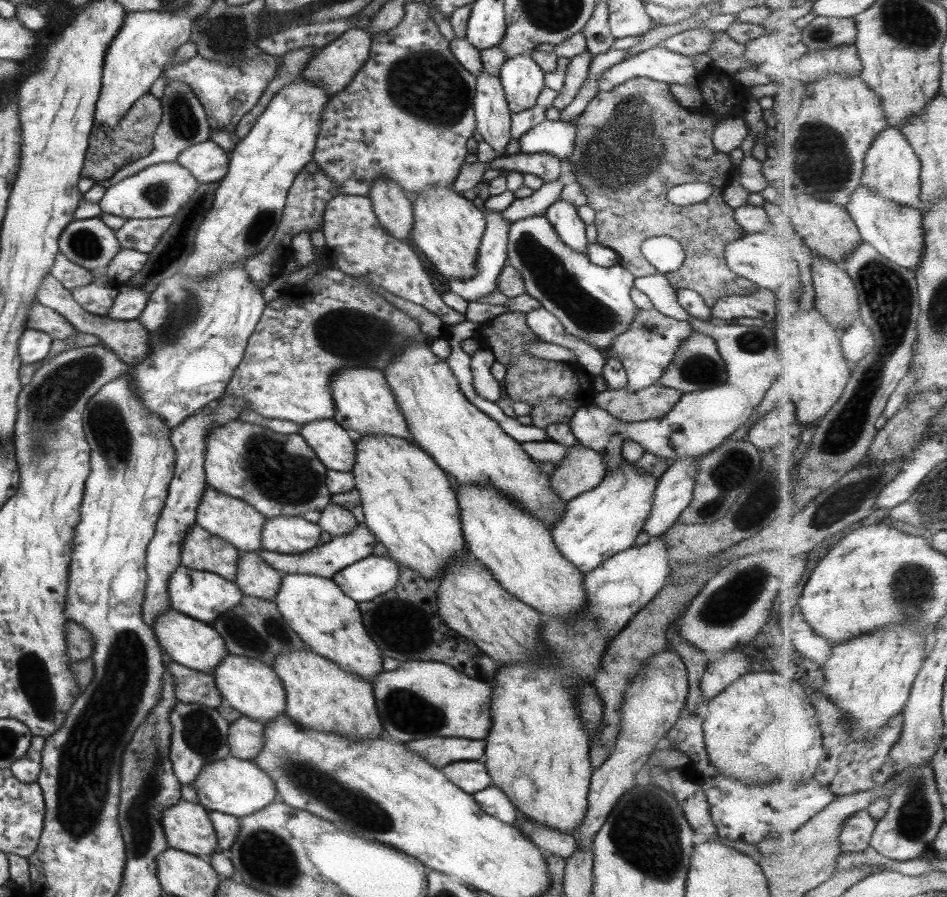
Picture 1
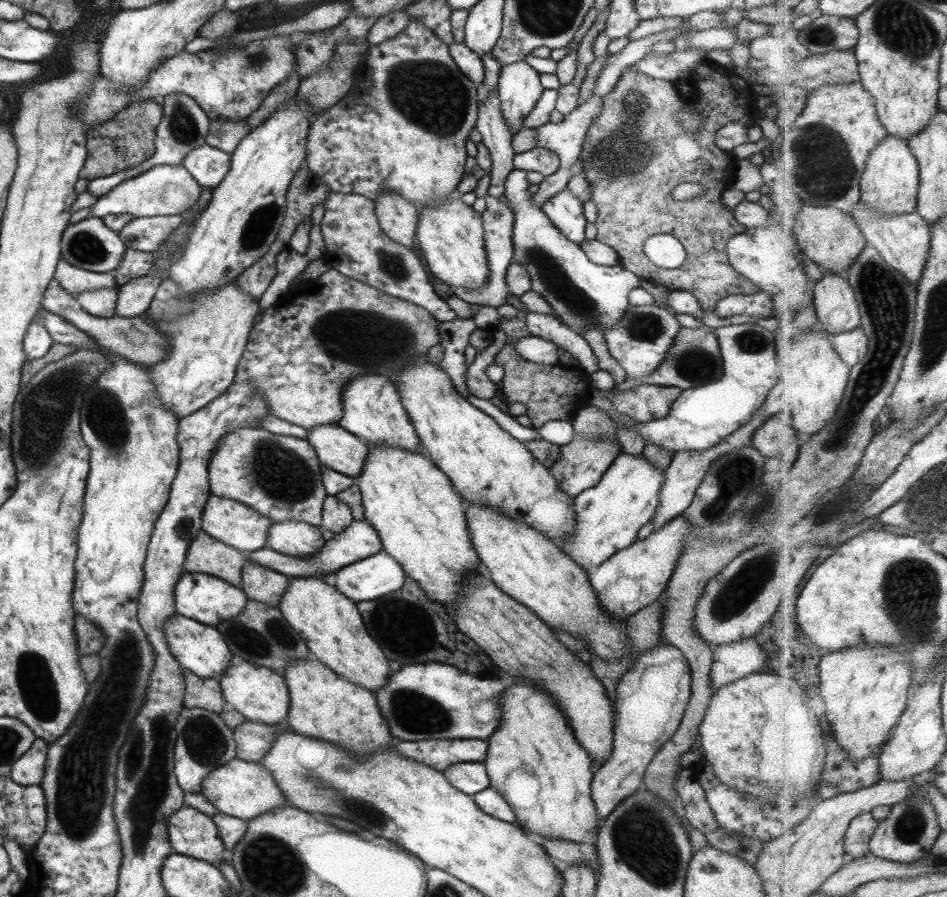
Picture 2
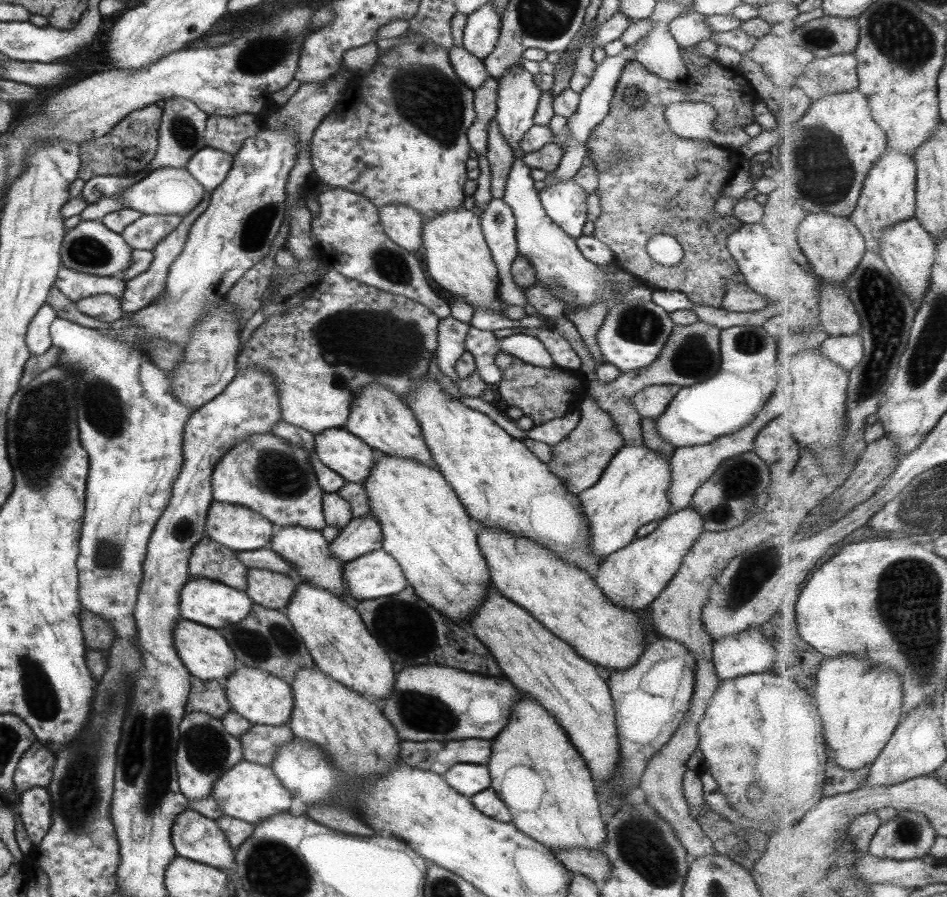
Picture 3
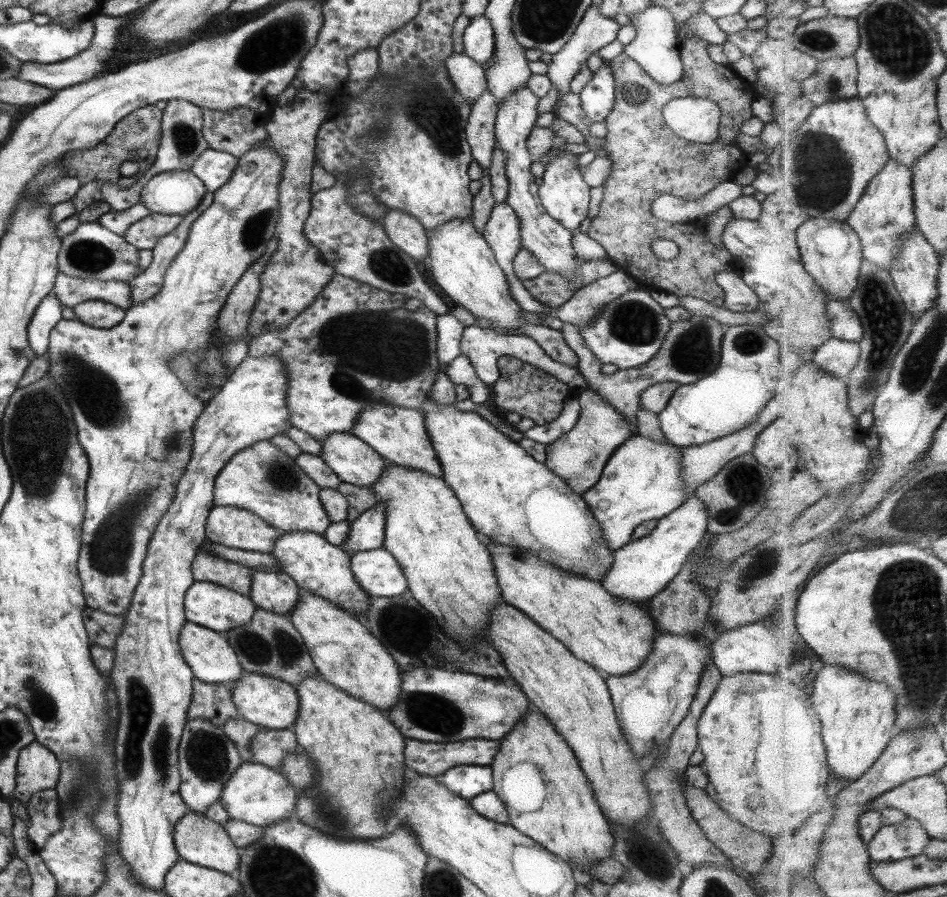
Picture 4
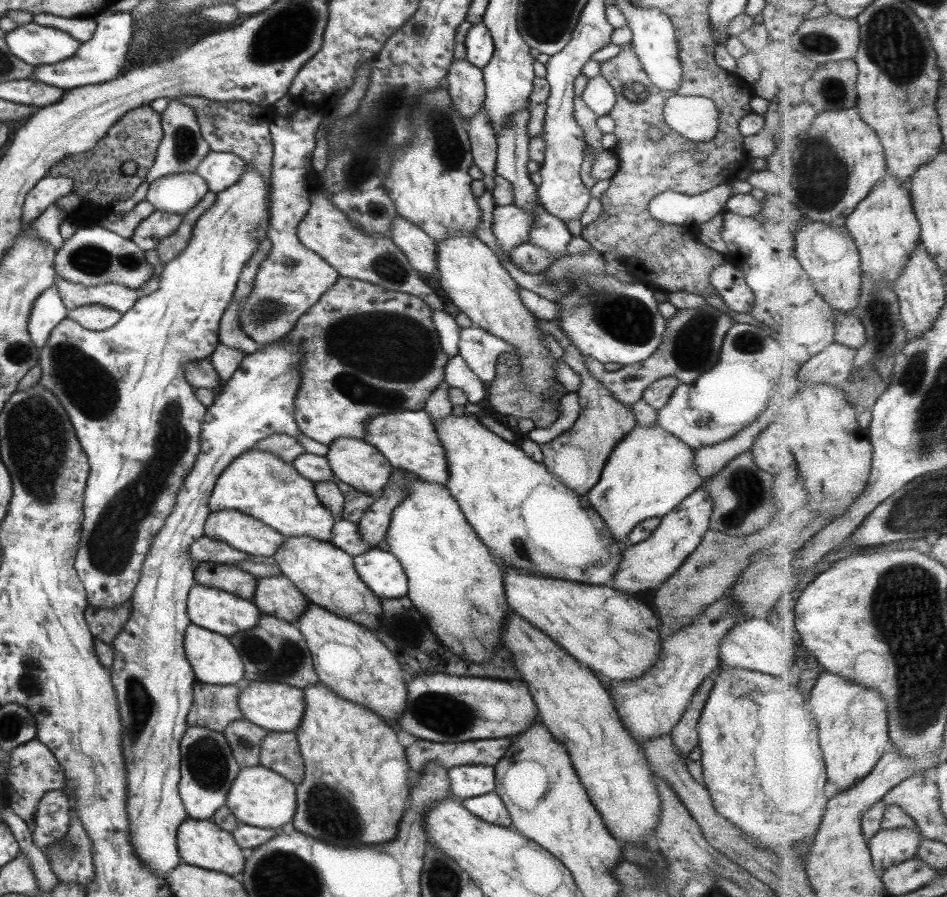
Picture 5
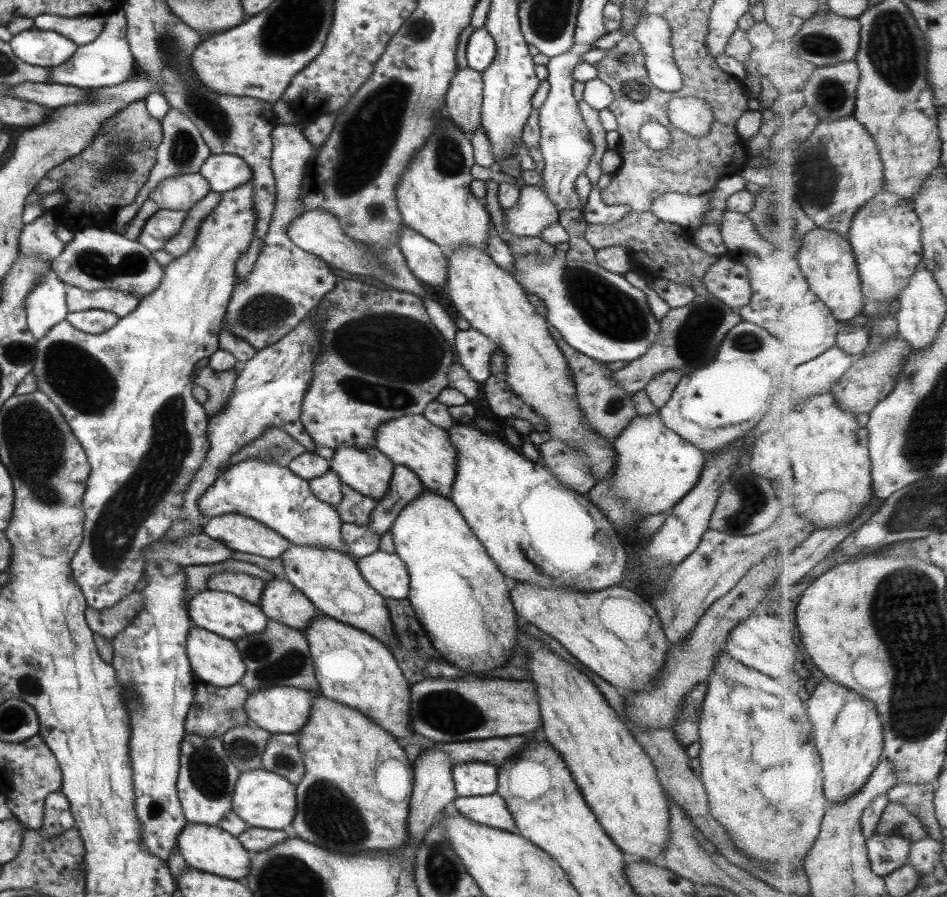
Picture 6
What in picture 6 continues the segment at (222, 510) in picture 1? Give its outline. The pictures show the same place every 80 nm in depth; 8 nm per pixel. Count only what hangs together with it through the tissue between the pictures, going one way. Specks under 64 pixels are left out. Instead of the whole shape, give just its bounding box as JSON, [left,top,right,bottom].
[201,515,290,559]

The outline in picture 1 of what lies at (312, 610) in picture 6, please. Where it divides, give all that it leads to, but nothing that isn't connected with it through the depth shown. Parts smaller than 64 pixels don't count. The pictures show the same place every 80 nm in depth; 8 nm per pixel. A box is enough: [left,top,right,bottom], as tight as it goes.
[235,551,281,601]

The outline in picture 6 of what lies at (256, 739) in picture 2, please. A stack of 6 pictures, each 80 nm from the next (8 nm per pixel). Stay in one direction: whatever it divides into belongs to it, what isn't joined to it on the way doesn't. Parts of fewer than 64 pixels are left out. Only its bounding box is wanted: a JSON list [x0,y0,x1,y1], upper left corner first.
[261,733,304,784]

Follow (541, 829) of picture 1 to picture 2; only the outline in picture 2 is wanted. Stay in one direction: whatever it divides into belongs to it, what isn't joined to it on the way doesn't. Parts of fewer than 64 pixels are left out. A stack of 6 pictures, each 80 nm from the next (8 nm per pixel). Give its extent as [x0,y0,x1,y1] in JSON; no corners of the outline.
[535,838,598,872]

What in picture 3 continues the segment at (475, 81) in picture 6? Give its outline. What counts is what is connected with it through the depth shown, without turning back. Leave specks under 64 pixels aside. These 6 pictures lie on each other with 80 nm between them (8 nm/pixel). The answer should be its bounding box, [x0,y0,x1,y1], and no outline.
[448,47,488,91]

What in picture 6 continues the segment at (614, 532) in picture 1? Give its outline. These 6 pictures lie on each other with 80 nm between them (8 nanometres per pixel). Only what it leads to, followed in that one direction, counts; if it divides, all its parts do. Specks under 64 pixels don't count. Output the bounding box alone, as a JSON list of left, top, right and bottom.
[585,413,706,528]

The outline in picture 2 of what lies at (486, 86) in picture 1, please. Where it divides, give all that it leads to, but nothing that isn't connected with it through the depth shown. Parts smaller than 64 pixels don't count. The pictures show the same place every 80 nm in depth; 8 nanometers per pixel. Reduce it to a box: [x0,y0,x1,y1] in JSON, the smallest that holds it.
[474,90,513,197]

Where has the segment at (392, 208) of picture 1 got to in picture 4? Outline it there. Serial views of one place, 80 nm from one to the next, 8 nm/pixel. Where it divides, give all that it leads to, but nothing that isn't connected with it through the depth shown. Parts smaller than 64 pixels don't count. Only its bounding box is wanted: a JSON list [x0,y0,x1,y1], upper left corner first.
[381,209,427,262]

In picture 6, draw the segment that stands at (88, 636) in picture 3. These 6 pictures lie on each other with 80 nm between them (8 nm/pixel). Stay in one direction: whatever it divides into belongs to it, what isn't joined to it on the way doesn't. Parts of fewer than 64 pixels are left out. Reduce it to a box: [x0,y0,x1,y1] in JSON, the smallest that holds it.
[83,590,144,640]

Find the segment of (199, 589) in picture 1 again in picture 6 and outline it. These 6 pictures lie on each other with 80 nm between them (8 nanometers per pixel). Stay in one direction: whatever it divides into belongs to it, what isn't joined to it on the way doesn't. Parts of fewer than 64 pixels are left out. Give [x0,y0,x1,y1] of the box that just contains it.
[186,589,268,642]

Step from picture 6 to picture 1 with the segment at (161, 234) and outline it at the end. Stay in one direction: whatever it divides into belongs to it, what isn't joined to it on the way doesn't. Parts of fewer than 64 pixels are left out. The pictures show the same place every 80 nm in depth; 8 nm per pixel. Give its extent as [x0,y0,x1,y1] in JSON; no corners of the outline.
[114,217,173,254]

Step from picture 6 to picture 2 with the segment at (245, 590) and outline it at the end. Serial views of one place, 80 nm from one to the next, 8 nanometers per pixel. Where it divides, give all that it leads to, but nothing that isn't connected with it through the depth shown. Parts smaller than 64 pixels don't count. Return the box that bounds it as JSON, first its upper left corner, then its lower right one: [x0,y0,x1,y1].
[183,531,245,587]

